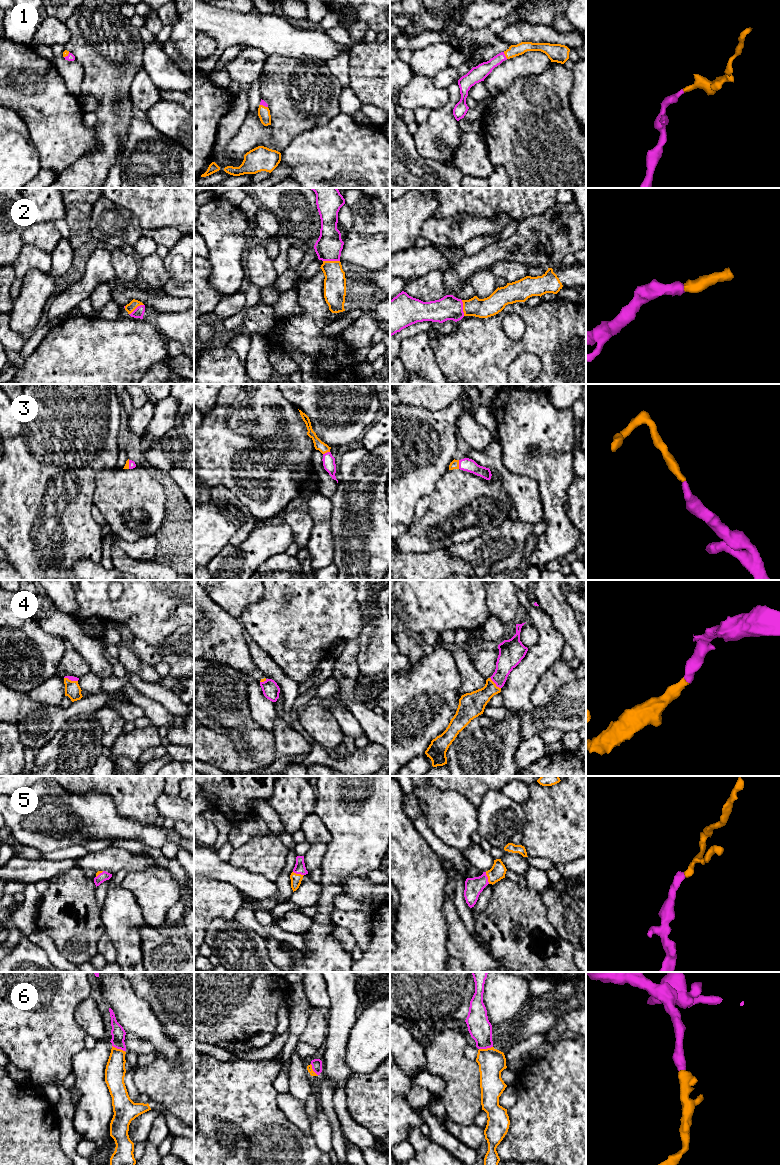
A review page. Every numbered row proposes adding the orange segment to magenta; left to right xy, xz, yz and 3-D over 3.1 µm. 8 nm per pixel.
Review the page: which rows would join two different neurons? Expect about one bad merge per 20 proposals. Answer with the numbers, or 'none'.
none

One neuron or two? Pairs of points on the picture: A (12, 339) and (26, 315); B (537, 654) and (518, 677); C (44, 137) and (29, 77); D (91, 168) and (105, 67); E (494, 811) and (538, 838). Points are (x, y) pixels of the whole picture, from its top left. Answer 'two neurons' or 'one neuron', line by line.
A: two neurons
B: one neuron
C: one neuron
D: one neuron
E: two neurons

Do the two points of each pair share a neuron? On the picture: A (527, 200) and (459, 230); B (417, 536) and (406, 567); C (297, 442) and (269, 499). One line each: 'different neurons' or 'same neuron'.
A: different neurons
B: different neurons
C: same neuron

